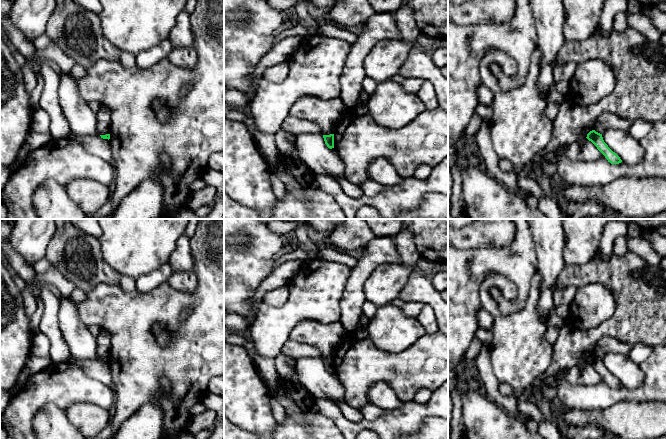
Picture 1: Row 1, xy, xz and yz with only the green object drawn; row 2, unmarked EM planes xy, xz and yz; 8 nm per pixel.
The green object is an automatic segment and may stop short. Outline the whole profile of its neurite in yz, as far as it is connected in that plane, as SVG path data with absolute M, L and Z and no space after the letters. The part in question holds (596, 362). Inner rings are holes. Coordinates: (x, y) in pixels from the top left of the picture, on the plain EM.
M592 354L587 358L586 362L597 371L597 373L608 384L608 386L610 386L611 388L619 388L622 386L620 381L615 376L613 376L604 366L602 358L596 356L595 354Z

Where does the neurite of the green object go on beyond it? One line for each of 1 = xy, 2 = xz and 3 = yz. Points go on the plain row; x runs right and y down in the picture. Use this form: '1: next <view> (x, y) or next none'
1: next none
2: next none
3: next none

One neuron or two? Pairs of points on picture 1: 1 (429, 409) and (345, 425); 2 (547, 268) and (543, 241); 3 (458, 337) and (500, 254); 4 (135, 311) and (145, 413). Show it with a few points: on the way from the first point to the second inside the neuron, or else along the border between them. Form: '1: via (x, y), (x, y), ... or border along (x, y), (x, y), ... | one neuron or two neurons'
1: via (408, 419), (394, 425), (366, 425) | one neuron
2: via (547, 261), (547, 248) | one neuron
3: via (458, 316), (458, 293), (479, 272) | one neuron
4: border along (163, 408), (157, 403), (144, 403), (126, 419) | two neurons

